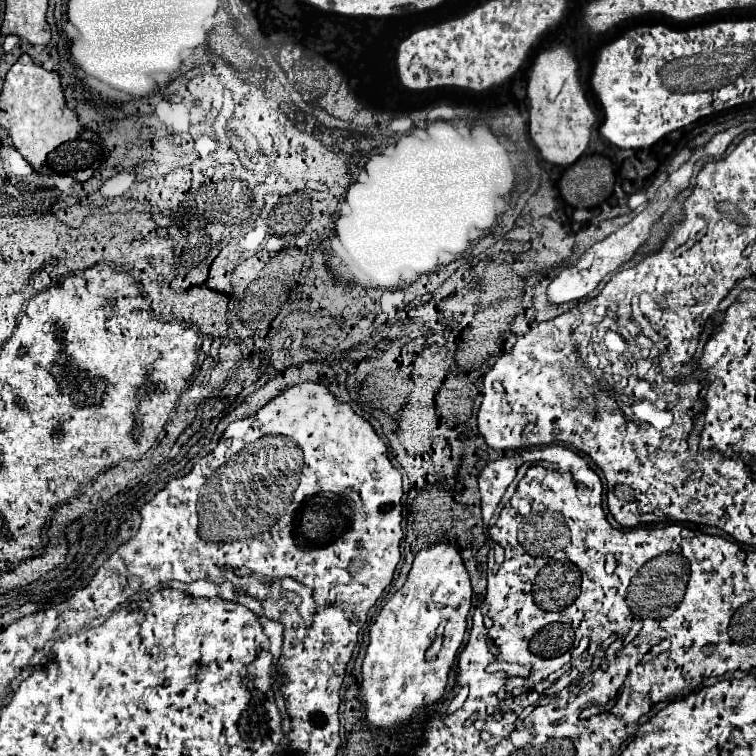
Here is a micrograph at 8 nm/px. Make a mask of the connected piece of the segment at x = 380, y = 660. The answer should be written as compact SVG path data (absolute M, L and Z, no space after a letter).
M433 543L423 547L413 561L405 585L383 605L375 623L369 627L369 645L365 651L361 675L363 681L357 689L357 701L369 725L385 733L407 727L407 723L433 703L437 703L447 685L449 669L455 661L467 631L467 613L471 607L471 581L459 551L449 543Z

